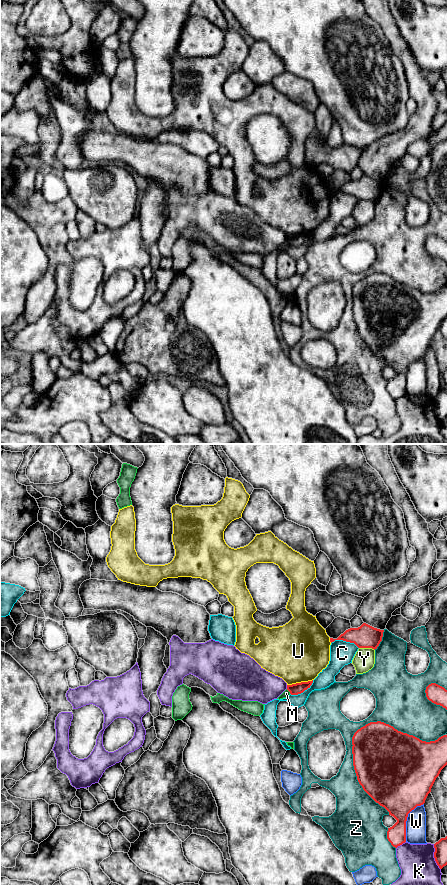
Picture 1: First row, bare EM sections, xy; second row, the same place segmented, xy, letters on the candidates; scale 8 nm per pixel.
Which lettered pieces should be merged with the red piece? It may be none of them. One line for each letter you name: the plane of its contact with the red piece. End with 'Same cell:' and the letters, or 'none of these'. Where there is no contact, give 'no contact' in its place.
Same cell: none of these

